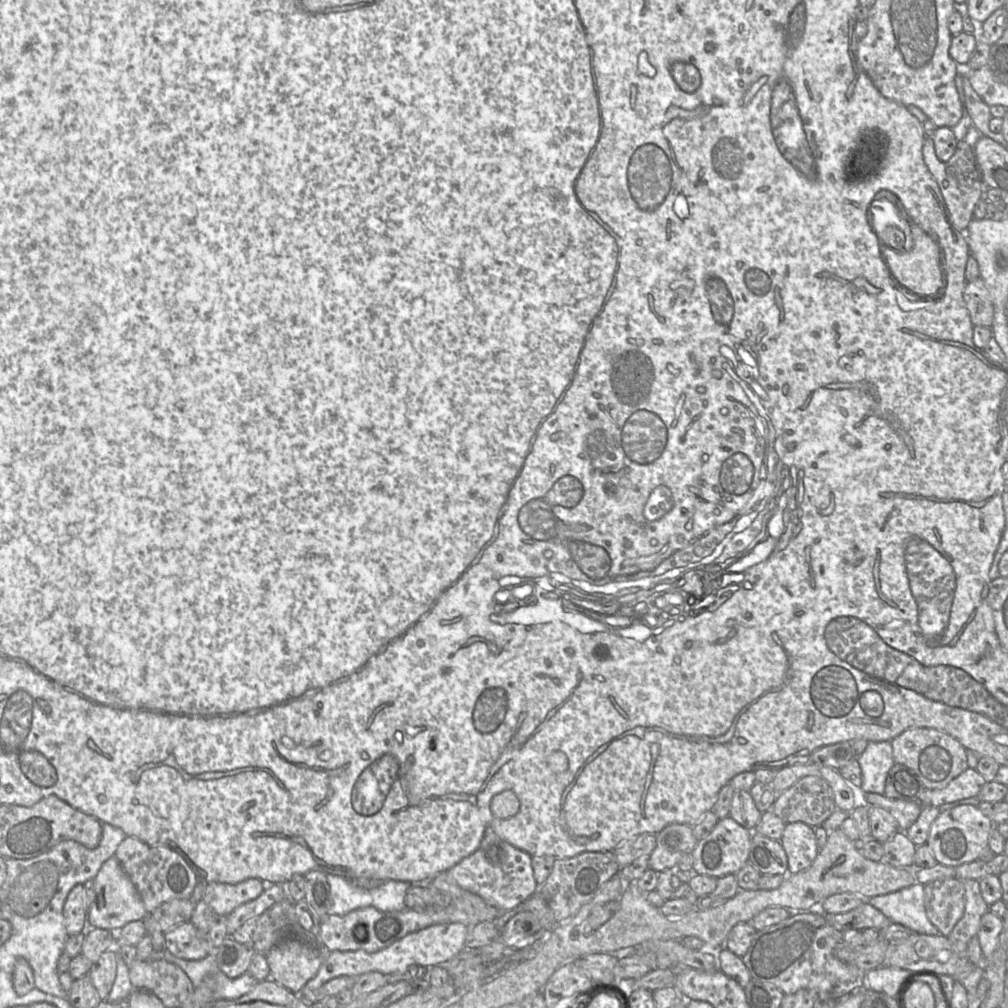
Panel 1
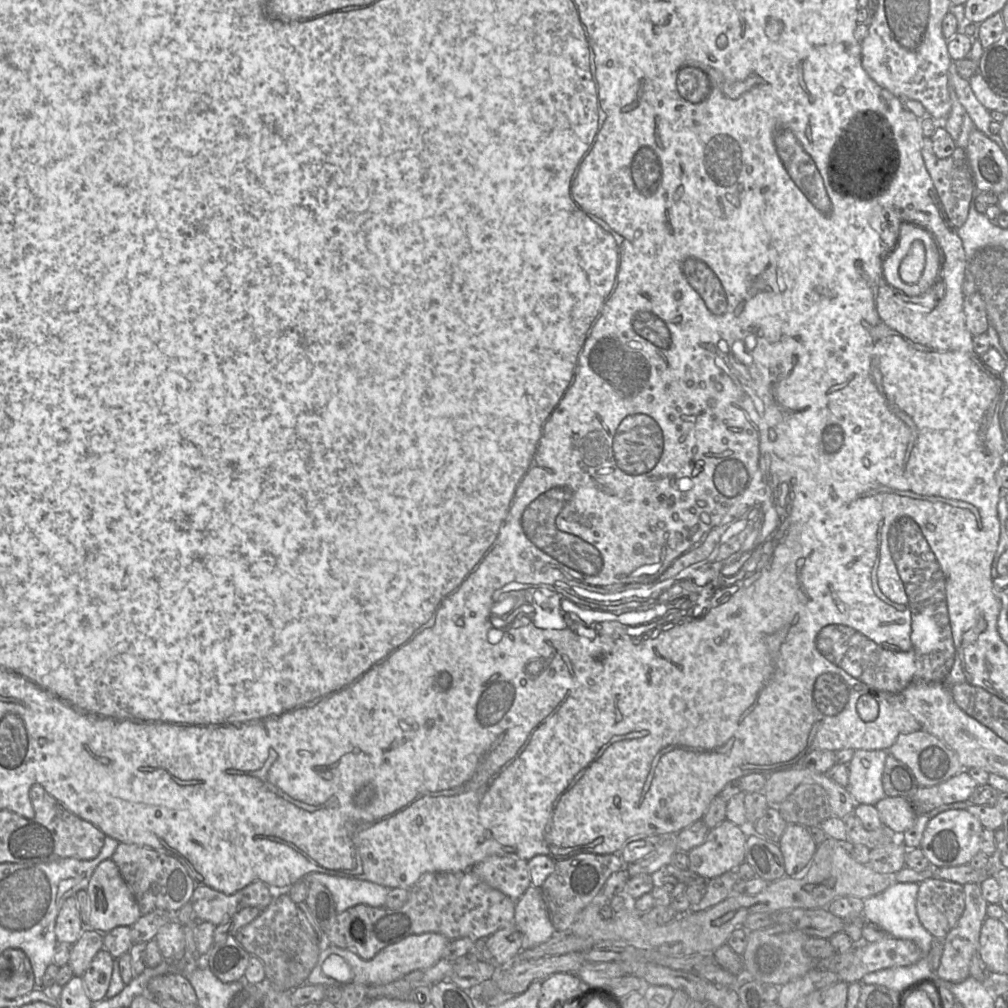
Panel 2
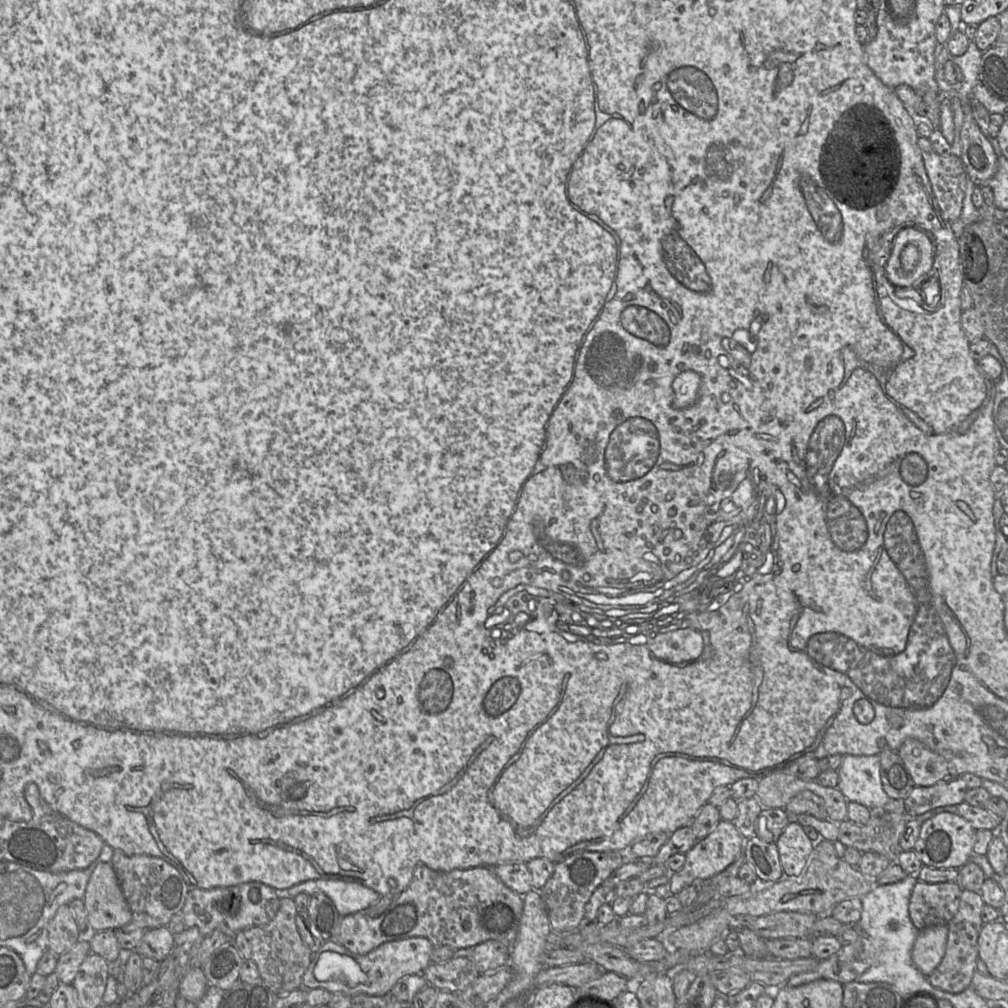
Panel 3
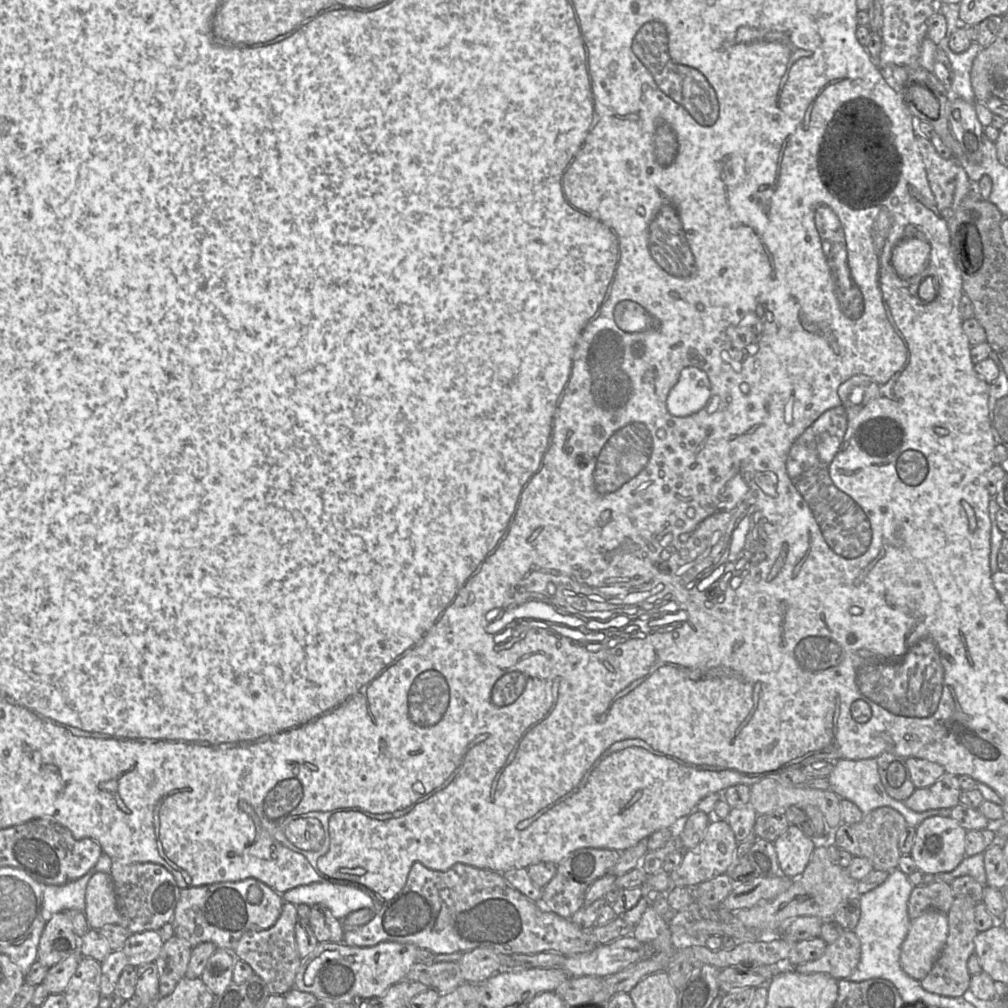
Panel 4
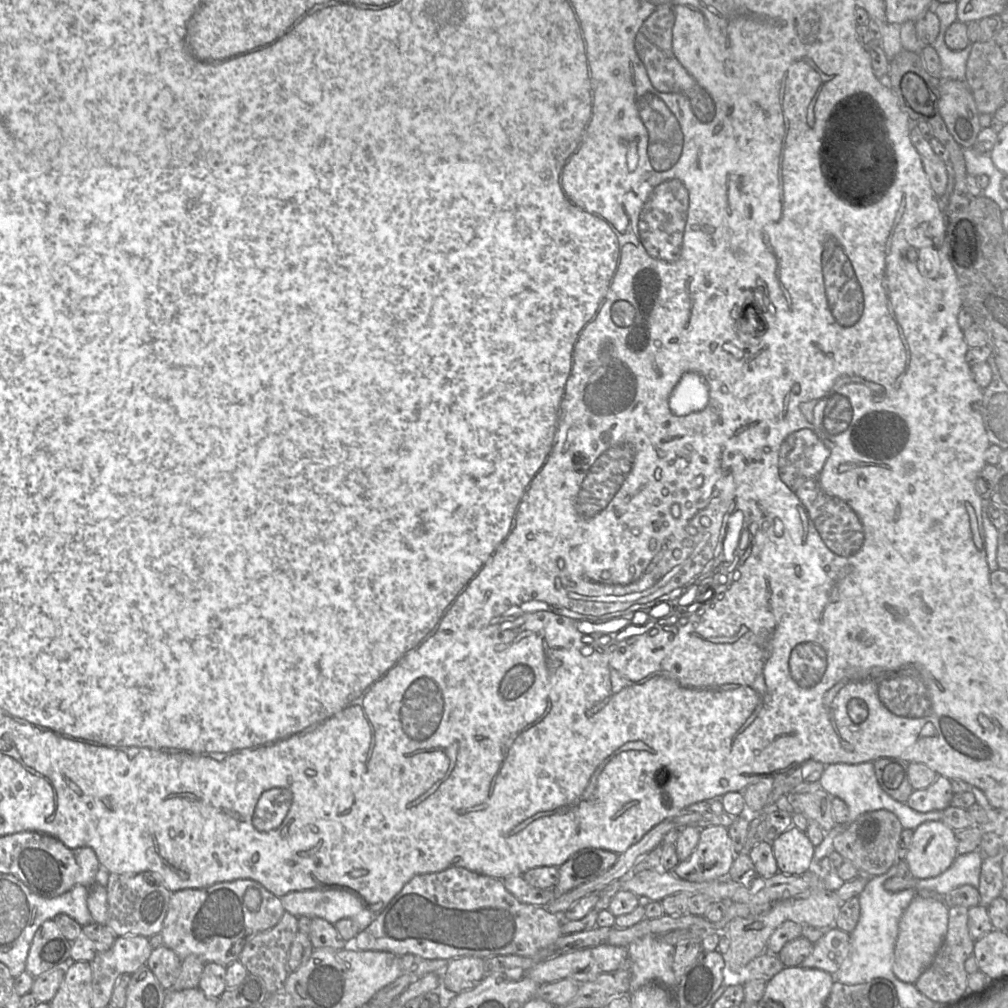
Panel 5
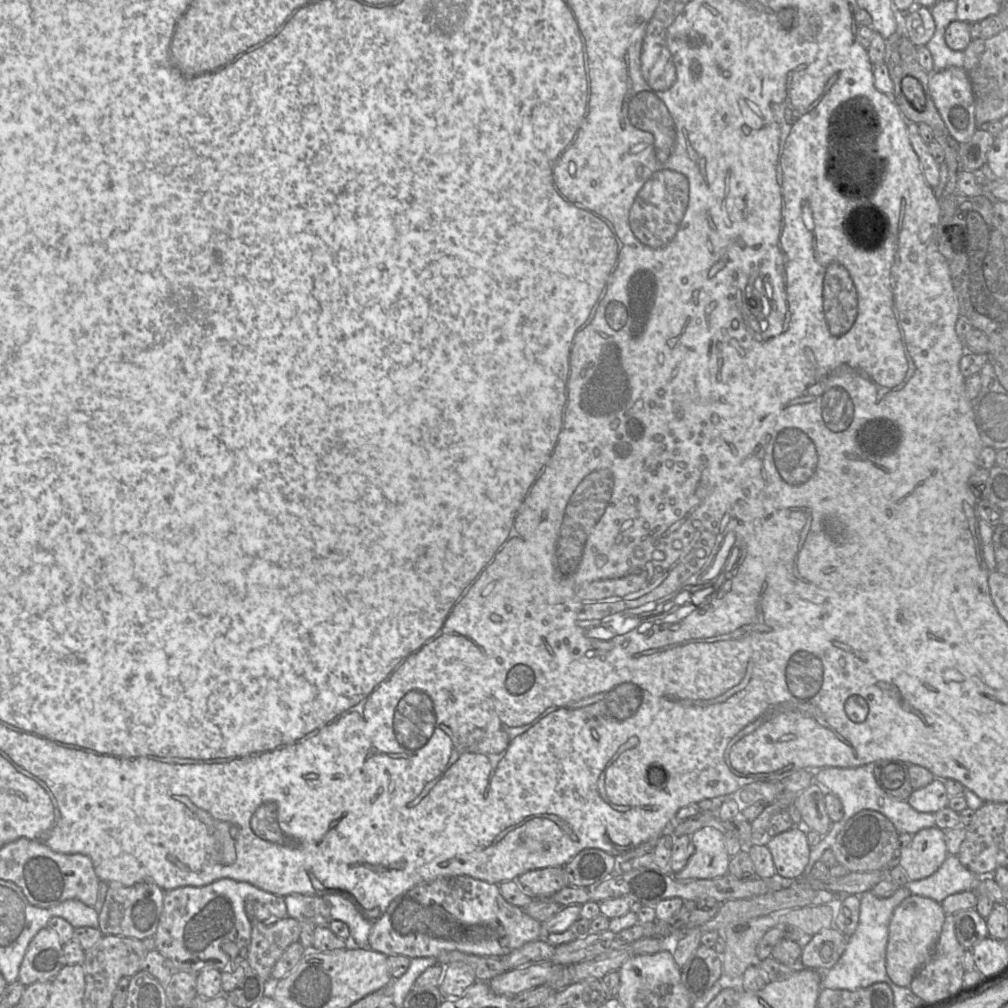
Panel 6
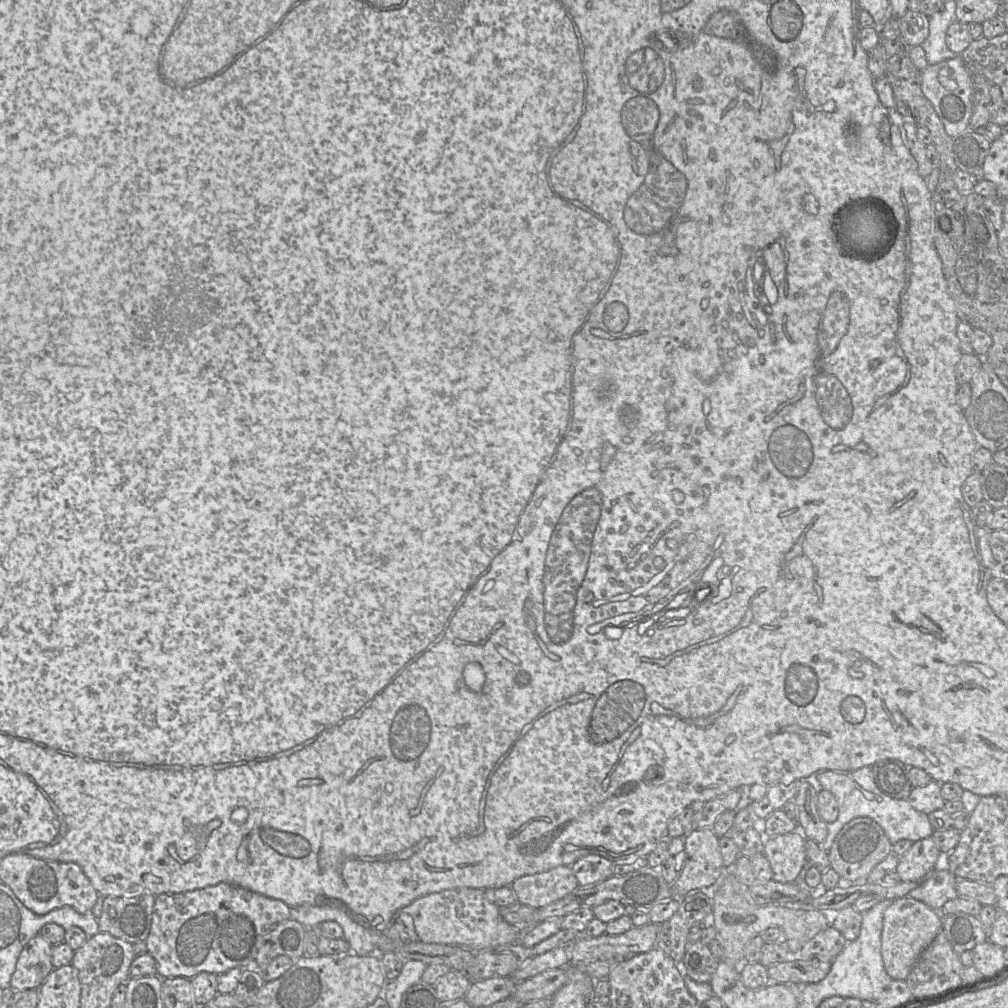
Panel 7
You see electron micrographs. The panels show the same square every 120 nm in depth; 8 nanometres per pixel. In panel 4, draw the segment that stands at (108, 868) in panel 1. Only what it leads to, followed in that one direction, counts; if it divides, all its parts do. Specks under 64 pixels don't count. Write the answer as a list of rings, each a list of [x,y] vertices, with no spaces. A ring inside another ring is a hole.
[[[94,873],[86,887],[85,902],[85,916],[91,929],[99,930],[107,924],[119,924],[111,873]]]

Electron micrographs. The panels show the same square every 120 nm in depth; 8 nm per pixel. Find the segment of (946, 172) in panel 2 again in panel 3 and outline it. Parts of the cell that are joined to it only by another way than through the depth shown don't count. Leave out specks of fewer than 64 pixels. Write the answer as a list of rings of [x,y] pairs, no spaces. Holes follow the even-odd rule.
[[[919,136],[918,146],[922,154],[926,173],[930,180],[933,193],[938,201],[940,212],[943,218],[950,223],[959,218],[963,200],[966,192],[966,183],[968,180],[963,162],[960,157],[953,155],[941,156],[935,152],[928,138]]]

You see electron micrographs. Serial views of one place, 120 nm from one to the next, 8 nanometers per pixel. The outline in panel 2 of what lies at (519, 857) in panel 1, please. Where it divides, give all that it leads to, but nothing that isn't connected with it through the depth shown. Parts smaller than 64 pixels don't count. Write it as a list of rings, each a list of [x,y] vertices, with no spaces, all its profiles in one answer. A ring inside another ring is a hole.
[[[515,855],[489,856],[469,870],[513,901],[517,901],[531,885],[528,861]]]

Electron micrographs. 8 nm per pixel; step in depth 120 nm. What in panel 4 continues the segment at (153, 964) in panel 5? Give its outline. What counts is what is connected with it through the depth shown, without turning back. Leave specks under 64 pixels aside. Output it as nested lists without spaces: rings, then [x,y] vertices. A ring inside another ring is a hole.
[[[175,934],[164,942],[155,960],[158,968],[160,997],[169,995],[178,981],[185,976],[192,948],[187,940]]]

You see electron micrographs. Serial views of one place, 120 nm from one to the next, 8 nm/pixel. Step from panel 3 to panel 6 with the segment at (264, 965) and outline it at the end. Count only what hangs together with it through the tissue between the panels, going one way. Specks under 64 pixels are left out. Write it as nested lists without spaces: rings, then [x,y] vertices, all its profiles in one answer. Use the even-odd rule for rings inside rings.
[[[289,916],[266,923],[252,921],[251,942],[246,963],[267,981],[283,952],[299,941],[300,922]]]

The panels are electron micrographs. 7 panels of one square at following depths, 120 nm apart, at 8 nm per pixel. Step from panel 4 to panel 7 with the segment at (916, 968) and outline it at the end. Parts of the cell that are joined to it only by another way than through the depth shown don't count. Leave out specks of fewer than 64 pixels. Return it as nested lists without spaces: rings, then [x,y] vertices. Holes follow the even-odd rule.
[[[901,897],[891,903],[883,915],[881,955],[885,971],[892,979],[906,980],[920,954],[942,930],[942,922],[940,911],[914,898]]]

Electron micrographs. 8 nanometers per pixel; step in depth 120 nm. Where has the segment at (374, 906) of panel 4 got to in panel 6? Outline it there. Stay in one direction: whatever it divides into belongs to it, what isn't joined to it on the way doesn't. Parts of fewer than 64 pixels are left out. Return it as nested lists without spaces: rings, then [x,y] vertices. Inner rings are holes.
[[[301,895],[284,896],[287,916],[313,926],[328,926],[332,921],[346,923],[350,936],[360,948],[368,947],[368,938],[373,922],[365,919],[354,907],[351,900],[343,895]]]

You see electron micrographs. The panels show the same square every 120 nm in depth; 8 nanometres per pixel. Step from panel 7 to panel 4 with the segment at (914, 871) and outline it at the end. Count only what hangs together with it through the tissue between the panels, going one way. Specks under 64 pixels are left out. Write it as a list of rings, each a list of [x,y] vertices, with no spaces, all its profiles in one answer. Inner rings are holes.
[[[932,816],[916,828],[911,850],[917,869],[941,874],[955,869],[965,858],[967,831],[951,817]]]

